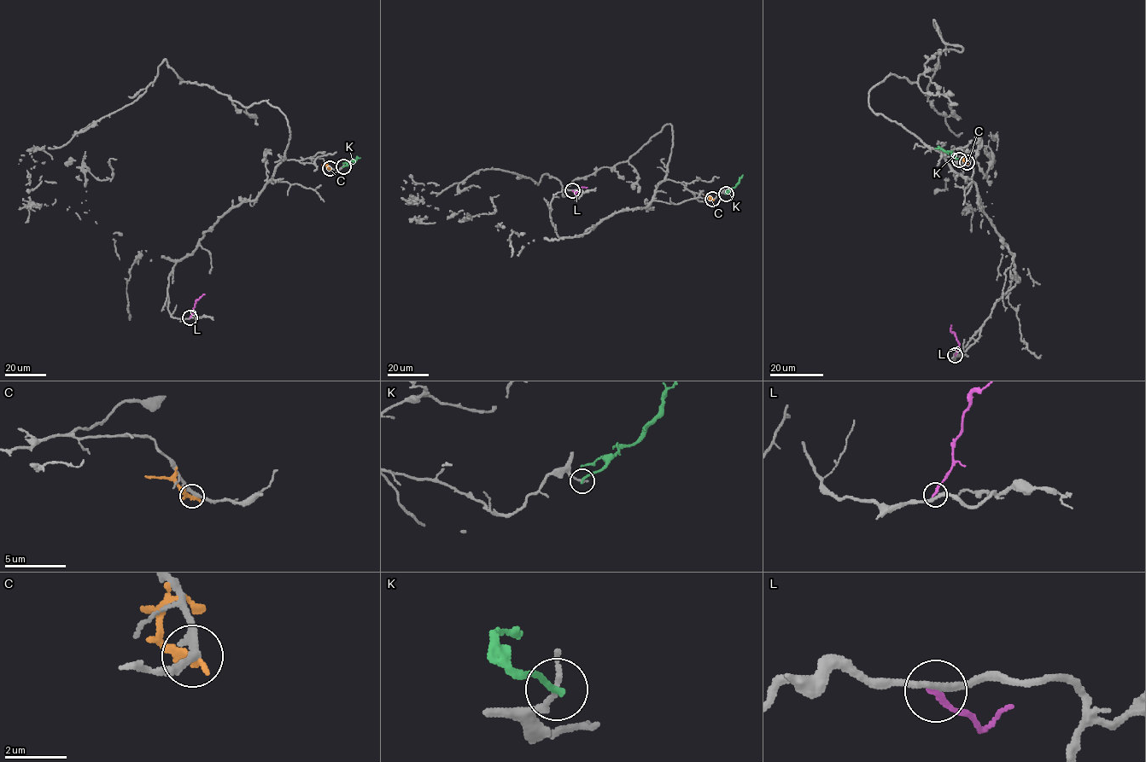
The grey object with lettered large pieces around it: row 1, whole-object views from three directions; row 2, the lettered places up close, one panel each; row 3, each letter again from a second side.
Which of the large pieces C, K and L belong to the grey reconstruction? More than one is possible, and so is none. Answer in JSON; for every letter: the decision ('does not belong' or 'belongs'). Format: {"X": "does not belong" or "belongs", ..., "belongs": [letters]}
{"C": "does not belong", "K": "does not belong", "L": "does not belong", "belongs": []}

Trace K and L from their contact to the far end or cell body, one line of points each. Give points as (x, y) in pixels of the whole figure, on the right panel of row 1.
K: (959, 159), (950, 151), (935, 148)
L: (955, 355), (959, 343), (950, 330), (950, 325)

